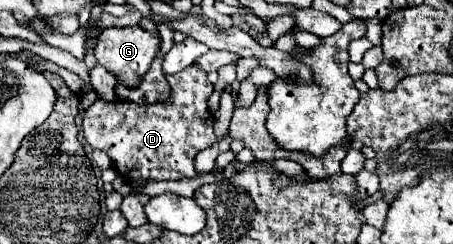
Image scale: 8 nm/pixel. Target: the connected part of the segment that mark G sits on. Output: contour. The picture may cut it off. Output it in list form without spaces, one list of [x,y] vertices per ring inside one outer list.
[[[125,26],[125,28],[107,28],[99,36],[99,44],[95,48],[97,62],[113,72],[113,76],[129,88],[135,88],[141,82],[141,76],[149,70],[155,54],[161,48],[161,36],[147,32],[141,26]]]

